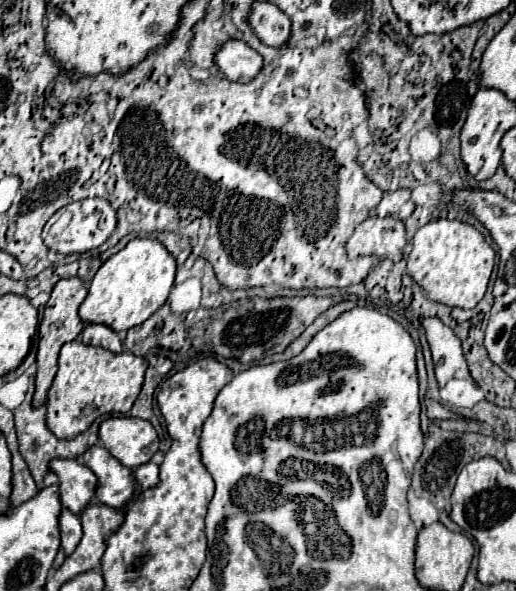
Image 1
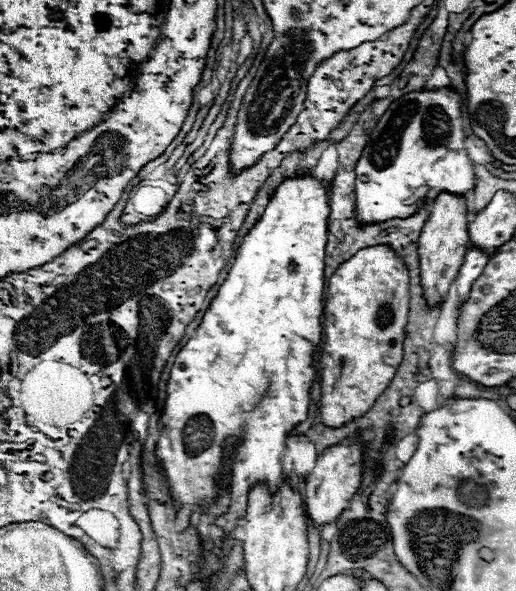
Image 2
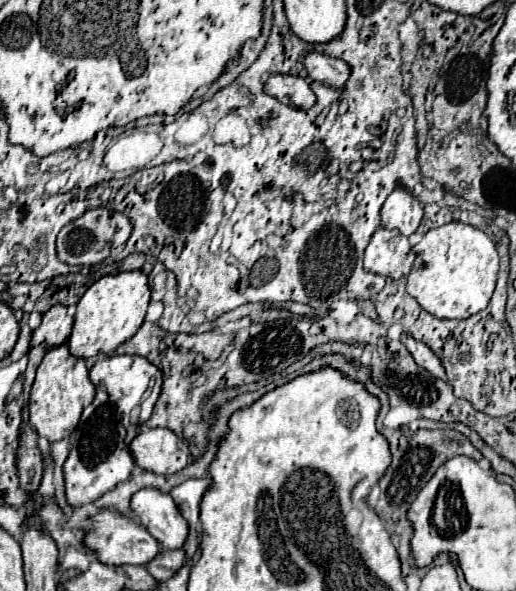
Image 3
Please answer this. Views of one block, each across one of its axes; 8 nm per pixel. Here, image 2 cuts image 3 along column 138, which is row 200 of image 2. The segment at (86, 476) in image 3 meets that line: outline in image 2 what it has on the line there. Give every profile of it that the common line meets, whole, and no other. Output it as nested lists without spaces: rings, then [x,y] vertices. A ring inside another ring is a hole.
[[[438,88],[438,90],[416,90],[410,94],[404,94],[396,102],[390,104],[390,108],[384,112],[380,122],[370,134],[370,142],[362,152],[362,158],[356,164],[356,212],[360,222],[380,222],[396,216],[412,216],[424,200],[408,202],[418,188],[428,188],[426,198],[434,200],[442,190],[452,194],[466,196],[474,188],[474,166],[466,154],[464,146],[464,130],[462,130],[462,98],[450,88]],[[360,176],[366,176],[368,180],[362,182]]]

